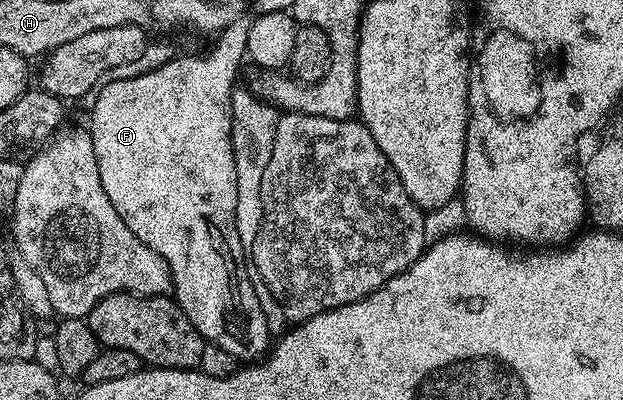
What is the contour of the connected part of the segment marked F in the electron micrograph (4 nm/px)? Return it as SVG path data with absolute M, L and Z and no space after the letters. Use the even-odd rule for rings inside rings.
M238 21L234 29L226 29L223 33L217 34L218 46L211 53L204 54L203 57L175 55L170 61L160 65L158 70L148 71L147 74L136 78L120 79L119 81L107 80L97 90L94 104L89 110L91 113L90 125L88 125L92 147L95 149L96 164L99 168L100 183L103 184L104 192L112 201L113 207L124 219L124 223L128 225L133 235L136 235L136 239L140 239L146 248L156 251L156 254L164 259L170 268L173 281L172 296L184 311L184 315L188 315L188 319L194 324L198 334L209 344L228 352L238 363L257 362L266 356L272 345L270 325L266 322L265 311L262 310L261 300L263 298L254 289L252 273L248 268L248 253L240 243L240 235L236 235L236 159L232 151L232 95L236 88L234 76L237 75L238 68L241 67L246 57L248 31L246 25Z

